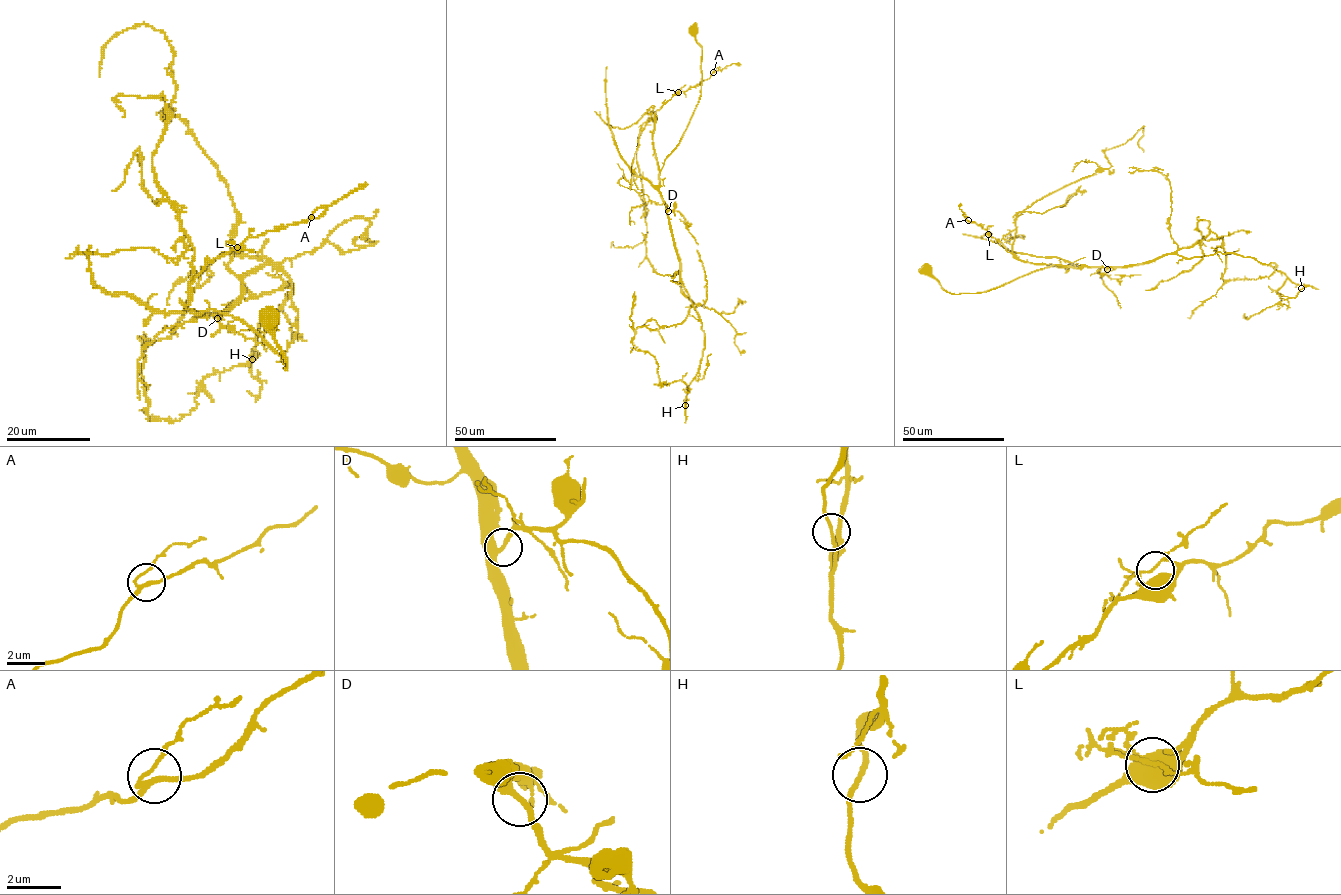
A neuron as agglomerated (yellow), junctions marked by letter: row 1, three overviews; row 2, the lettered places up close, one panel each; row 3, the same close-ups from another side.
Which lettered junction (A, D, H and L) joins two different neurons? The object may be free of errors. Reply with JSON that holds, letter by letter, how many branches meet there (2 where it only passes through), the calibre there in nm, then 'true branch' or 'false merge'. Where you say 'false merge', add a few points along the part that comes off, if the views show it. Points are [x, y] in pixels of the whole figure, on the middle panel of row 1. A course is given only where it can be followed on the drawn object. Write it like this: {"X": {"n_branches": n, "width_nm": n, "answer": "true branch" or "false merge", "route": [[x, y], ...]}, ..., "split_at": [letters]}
{"A": {"n_branches": 3, "width_nm": 170, "answer": "true branch"}, "D": {"n_branches": 2, "width_nm": 280, "answer": "true branch"}, "H": {"n_branches": 2, "width_nm": 150, "answer": "true branch"}, "L": {"n_branches": 2, "width_nm": 100, "answer": "true branch"}, "split_at": []}

